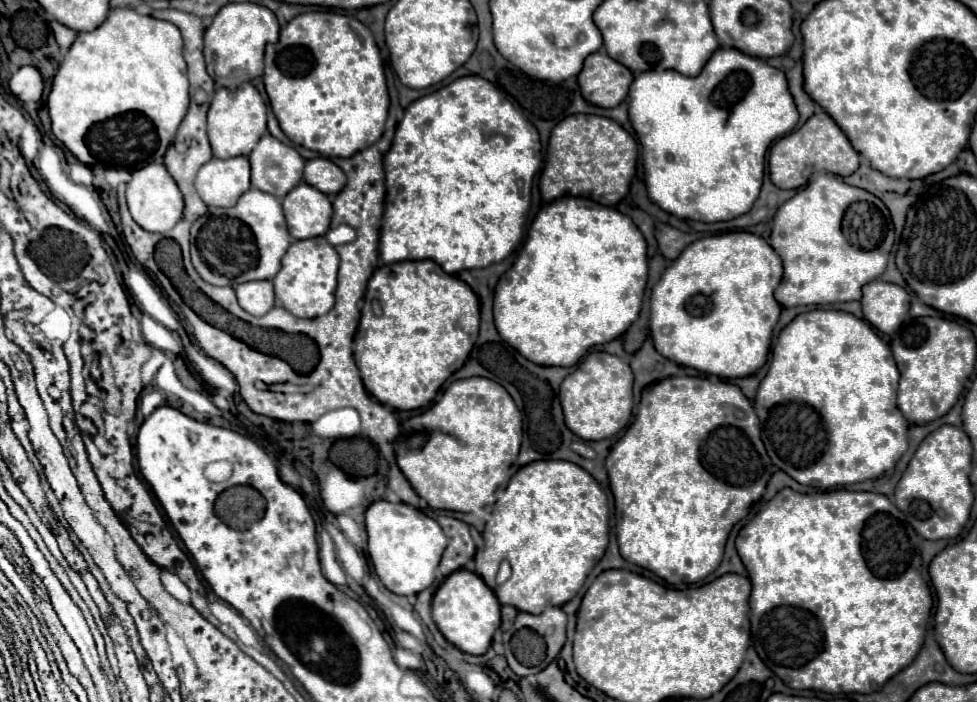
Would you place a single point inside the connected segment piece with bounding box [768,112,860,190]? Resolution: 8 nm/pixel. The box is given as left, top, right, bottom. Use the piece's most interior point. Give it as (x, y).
(819, 143)

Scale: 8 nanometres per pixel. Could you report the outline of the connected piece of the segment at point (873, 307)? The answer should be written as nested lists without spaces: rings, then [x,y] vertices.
[[[874,280],[862,288],[862,294],[864,318],[884,334],[896,332],[910,308],[908,292],[902,286]]]

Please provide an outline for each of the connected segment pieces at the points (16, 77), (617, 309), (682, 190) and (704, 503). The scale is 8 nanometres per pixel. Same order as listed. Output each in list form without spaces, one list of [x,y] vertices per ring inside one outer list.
[[[22,66],[22,68],[18,68],[12,74],[8,86],[10,86],[12,94],[16,98],[19,98],[21,104],[35,103],[38,114],[37,102],[41,99],[42,86],[44,84],[42,84],[40,72],[34,66]]]
[[[562,196],[560,200],[546,203],[539,211],[536,220],[532,222],[526,242],[520,250],[518,260],[500,276],[496,290],[494,290],[494,322],[496,330],[502,336],[504,342],[508,342],[514,350],[518,350],[526,360],[540,364],[540,366],[574,366],[592,346],[606,344],[610,340],[620,338],[630,324],[638,318],[640,308],[642,308],[642,296],[648,280],[648,256],[646,256],[646,240],[642,232],[636,228],[636,224],[622,212],[614,210],[612,207],[596,204],[592,200],[576,198],[576,196]]]
[[[720,48],[706,62],[700,76],[690,78],[676,70],[642,72],[634,78],[630,88],[630,122],[640,146],[644,180],[648,196],[662,210],[698,222],[724,222],[746,214],[760,194],[760,172],[744,172],[736,160],[732,160],[732,144],[728,144],[728,116],[732,108],[748,96],[748,92],[772,92],[772,96],[790,96],[786,76],[762,62],[760,58],[736,52],[734,48]]]
[[[684,375],[664,378],[664,380],[644,388],[636,420],[632,422],[632,426],[624,432],[624,436],[610,450],[610,454],[606,458],[606,470],[608,470],[610,488],[612,488],[614,502],[616,502],[616,536],[618,536],[620,554],[628,562],[632,562],[644,570],[650,570],[652,574],[662,578],[666,584],[680,586],[680,584],[700,582],[720,566],[722,554],[724,554],[724,544],[726,544],[730,530],[734,528],[736,522],[740,522],[746,514],[749,514],[751,508],[762,499],[764,488],[770,480],[772,464],[770,464],[768,454],[764,450],[764,444],[760,440],[758,416],[756,416],[750,400],[742,394],[742,390],[734,384],[720,380],[717,376],[701,378]]]

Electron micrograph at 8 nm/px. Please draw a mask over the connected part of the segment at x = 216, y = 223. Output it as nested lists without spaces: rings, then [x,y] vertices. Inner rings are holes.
[[[250,188],[240,196],[238,204],[232,208],[208,208],[208,212],[192,226],[192,266],[200,278],[212,286],[232,286],[250,280],[272,280],[280,270],[280,260],[286,254],[292,238],[286,228],[284,212],[280,208],[280,198],[266,194],[262,190]]]

